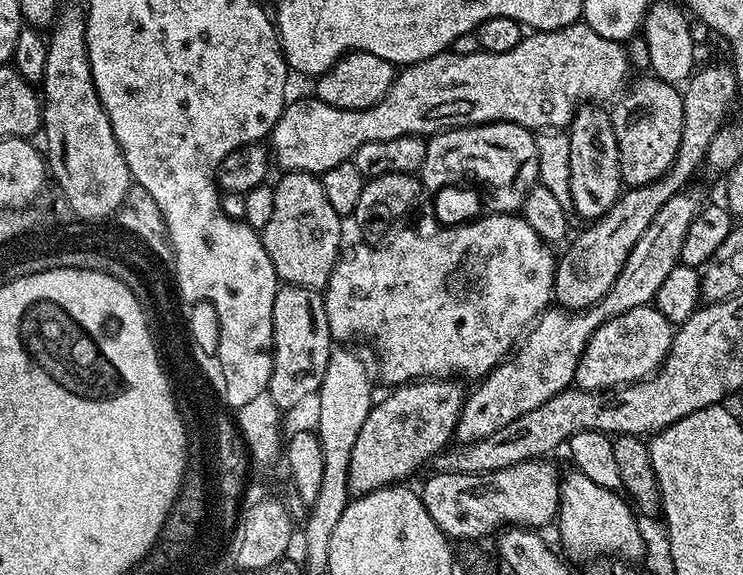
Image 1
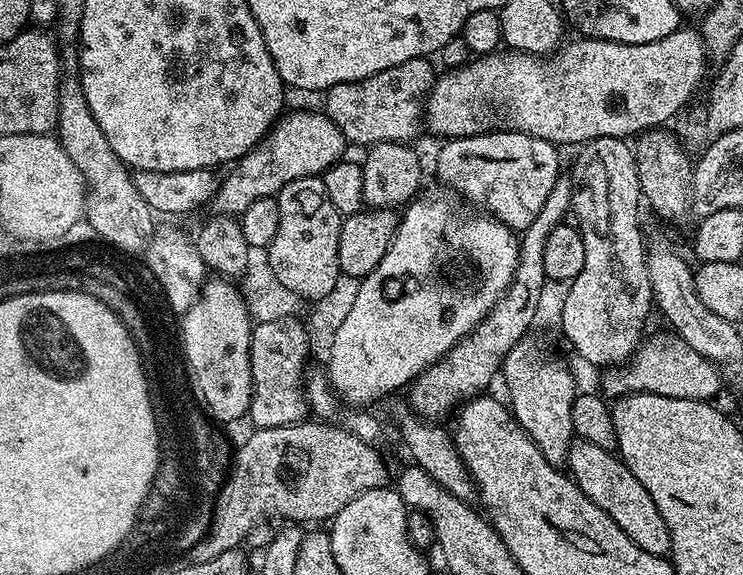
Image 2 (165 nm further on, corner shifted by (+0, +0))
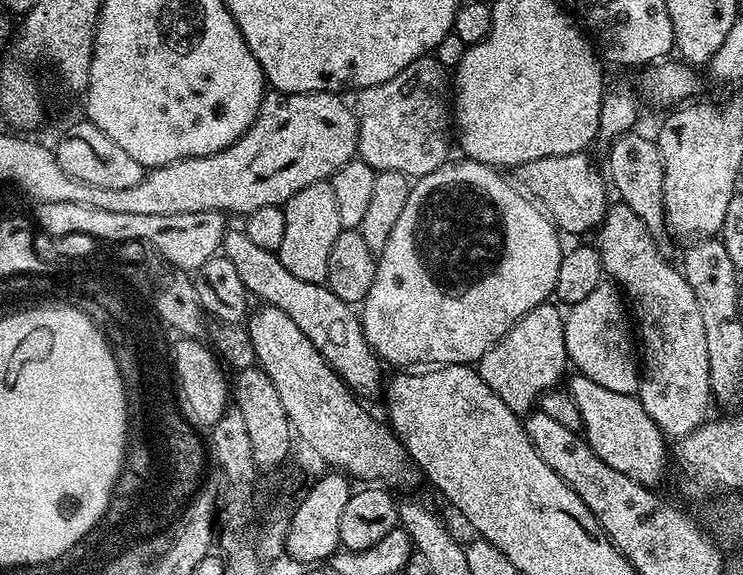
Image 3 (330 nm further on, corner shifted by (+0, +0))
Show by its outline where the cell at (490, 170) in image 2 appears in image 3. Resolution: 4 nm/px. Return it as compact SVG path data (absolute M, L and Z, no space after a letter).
M582 151L554 158L538 158L534 162L520 165L518 169L521 180L519 183L526 189L527 195L539 201L552 223L564 234L588 231L591 233L599 229L600 223L604 221L604 213L608 211L610 197L605 177L601 169L599 172L592 165L588 155L587 151Z

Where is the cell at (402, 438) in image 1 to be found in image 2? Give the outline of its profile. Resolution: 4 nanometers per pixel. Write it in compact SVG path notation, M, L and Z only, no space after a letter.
M571 179L557 180L550 198L546 198L546 206L530 222L530 226L523 229L520 241L520 266L516 269L516 277L508 293L496 304L496 309L484 319L484 323L471 332L465 340L460 341L452 351L447 352L436 364L431 364L421 376L417 376L411 385L411 407L421 417L436 422L448 411L459 409L465 402L481 395L484 388L492 379L497 379L498 373L503 369L504 359L514 350L514 346L524 336L533 331L532 323L540 312L540 303L544 300L544 251L546 238L558 225L565 223L564 216L573 211L572 193L574 184Z

